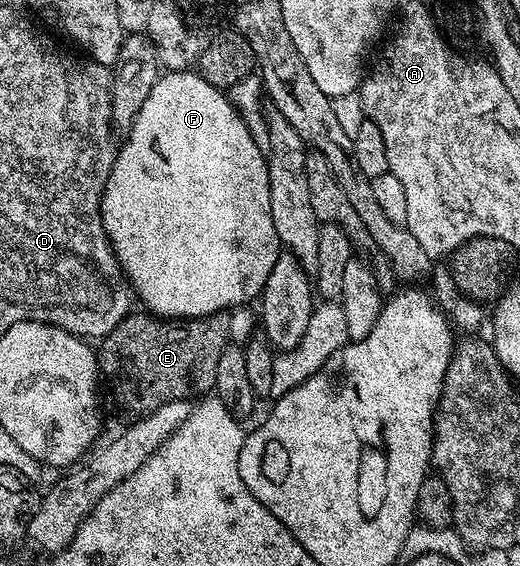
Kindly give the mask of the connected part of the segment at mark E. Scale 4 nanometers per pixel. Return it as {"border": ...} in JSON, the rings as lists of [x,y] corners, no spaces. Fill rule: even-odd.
{"border":[[[149,311],[131,312],[113,331],[101,338],[97,346],[98,371],[103,382],[110,384],[114,401],[134,419],[147,417],[166,403],[190,401],[209,394],[216,383],[216,367],[220,355],[230,341],[230,313],[213,313],[211,317],[191,317],[189,319],[167,319],[156,317]]]}

